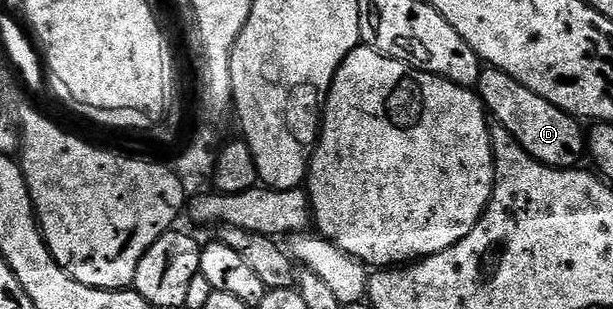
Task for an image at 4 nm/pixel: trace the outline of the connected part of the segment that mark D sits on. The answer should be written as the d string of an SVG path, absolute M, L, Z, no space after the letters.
M484 68L479 74L479 81L475 86L476 92L483 101L483 106L488 114L511 135L515 141L531 158L545 166L552 166L554 169L571 169L576 168L585 157L587 151L587 137L583 133L580 120L571 116L567 112L561 111L560 108L553 106L548 100L542 99L536 92L529 91L521 83L517 83L509 75L505 75L500 69Z

